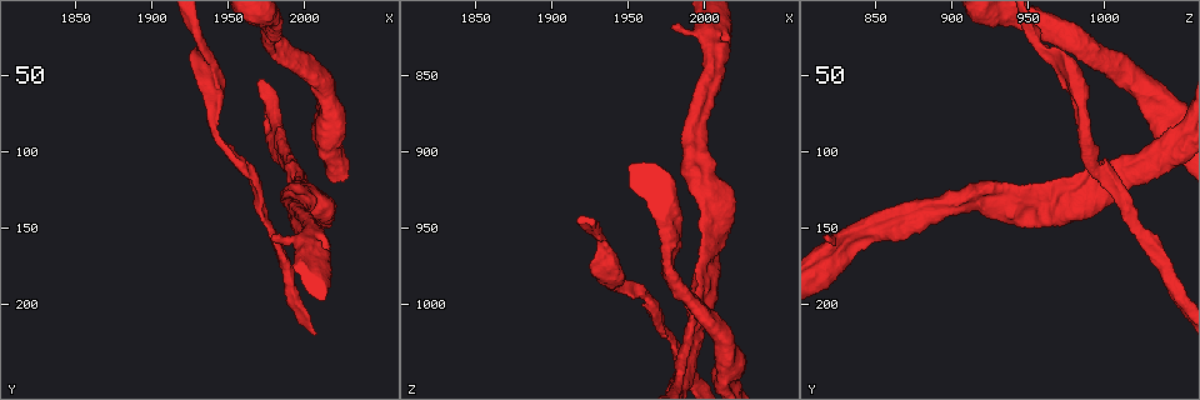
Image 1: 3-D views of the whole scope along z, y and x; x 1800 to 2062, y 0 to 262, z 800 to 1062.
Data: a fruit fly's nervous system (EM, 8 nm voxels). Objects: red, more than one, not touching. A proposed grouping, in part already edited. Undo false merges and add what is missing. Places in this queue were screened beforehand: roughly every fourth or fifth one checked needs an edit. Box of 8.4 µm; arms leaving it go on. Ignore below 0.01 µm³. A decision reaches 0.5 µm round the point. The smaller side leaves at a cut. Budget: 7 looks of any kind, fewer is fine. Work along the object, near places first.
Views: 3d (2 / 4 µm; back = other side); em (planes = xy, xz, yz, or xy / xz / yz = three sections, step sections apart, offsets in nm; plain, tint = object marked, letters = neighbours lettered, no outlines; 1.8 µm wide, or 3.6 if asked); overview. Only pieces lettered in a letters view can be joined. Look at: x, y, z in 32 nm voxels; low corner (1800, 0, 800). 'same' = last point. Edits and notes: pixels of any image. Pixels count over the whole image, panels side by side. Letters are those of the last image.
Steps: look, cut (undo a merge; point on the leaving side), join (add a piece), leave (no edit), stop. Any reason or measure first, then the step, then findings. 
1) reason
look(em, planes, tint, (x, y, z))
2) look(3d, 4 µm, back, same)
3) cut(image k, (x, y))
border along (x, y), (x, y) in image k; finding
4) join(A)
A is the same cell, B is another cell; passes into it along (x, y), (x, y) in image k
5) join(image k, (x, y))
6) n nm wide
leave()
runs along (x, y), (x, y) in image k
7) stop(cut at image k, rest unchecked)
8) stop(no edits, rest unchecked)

an open end
look(em, xy, step 4, letters, (1980, 154, 818))

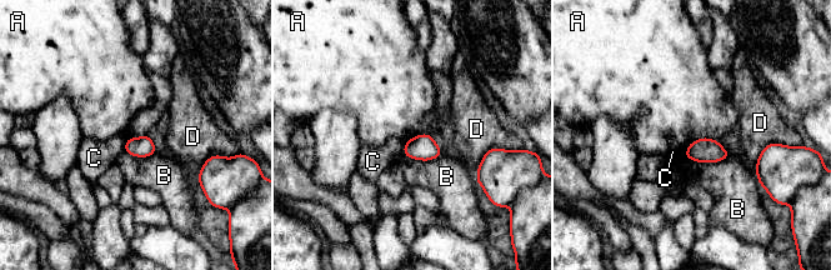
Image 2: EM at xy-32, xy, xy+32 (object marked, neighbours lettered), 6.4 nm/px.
leave()
A, B, C and D are other cells; none of them fits

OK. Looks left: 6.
thin neck
look(3d, 2 µm, back, (2006, 132, 942))

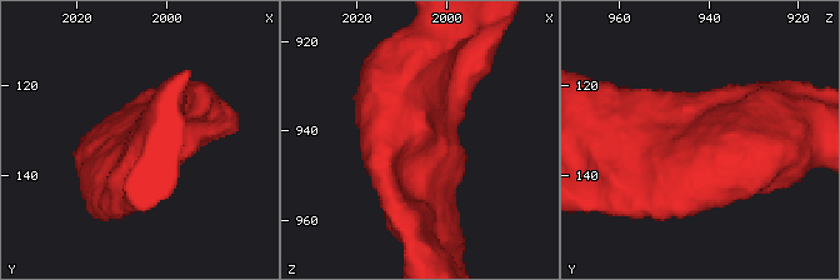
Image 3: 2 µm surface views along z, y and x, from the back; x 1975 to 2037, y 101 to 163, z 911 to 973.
look(em, planes, tint, (2007, 133, 943))

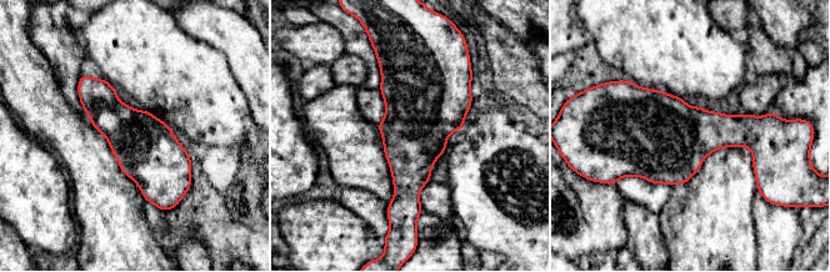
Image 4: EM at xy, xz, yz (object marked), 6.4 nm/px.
see the neighbours
look(em, planes, letters, same)

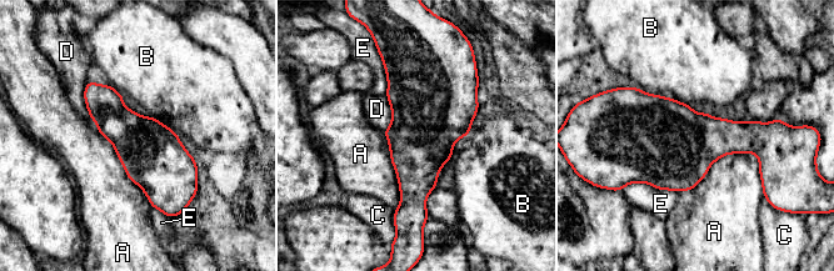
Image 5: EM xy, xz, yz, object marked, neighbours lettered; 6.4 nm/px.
400 nm wide
leave()
A, B, C, D and E are other cells; border along (759, 159), (722, 155), (678, 192) in image 5; all the same cell

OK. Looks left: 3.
calibre changes
look(em, xz, step 16, letters, (1938, 40, 970))

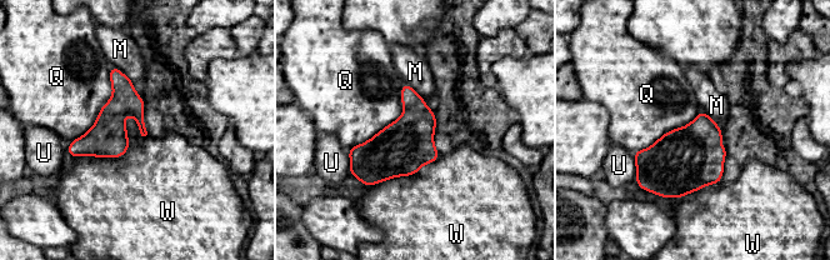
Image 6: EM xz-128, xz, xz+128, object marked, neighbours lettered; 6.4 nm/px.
leave()
M, Q, U and W are other cells; border along (404, 83), (404, 111), (348, 150) in image 6; all the same cell

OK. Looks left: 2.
stop(no edits, rest unchecked)

